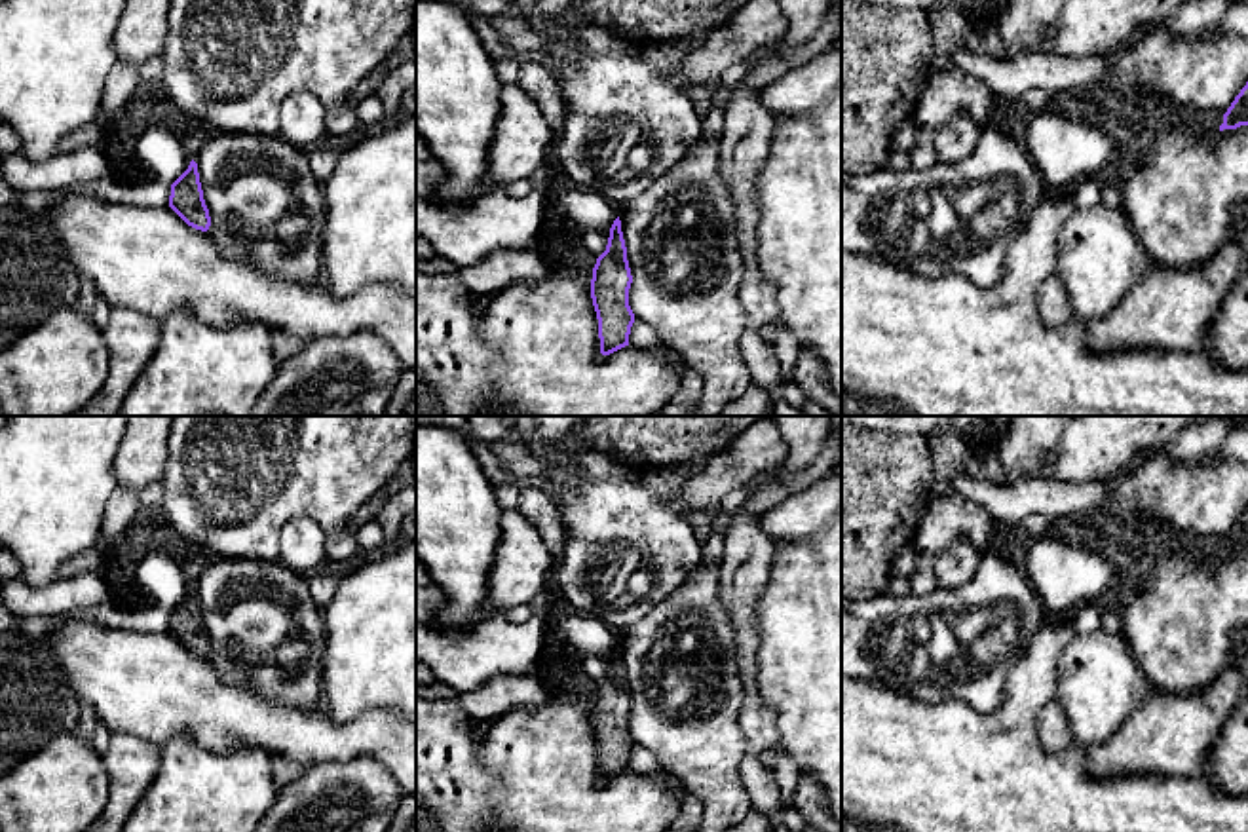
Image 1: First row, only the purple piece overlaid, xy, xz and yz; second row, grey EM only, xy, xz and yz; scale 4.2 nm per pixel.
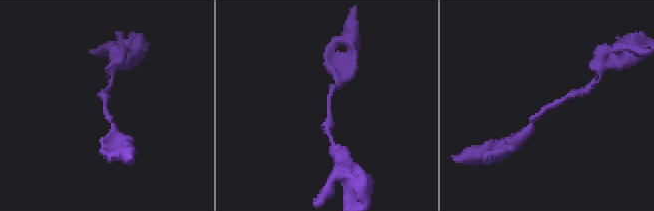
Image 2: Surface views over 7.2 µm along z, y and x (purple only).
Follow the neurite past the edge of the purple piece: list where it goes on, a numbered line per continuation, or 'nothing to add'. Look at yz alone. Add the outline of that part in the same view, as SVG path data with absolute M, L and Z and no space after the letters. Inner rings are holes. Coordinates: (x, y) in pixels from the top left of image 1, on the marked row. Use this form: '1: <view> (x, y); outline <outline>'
nothing to add

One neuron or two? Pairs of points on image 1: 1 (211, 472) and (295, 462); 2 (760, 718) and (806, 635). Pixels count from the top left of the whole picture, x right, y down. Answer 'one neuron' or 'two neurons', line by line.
1: one neuron
2: two neurons

